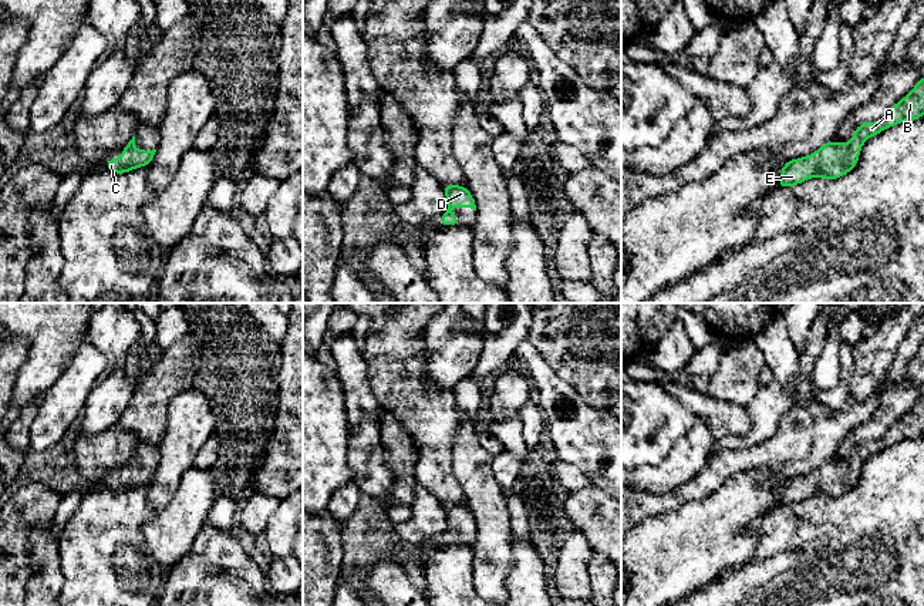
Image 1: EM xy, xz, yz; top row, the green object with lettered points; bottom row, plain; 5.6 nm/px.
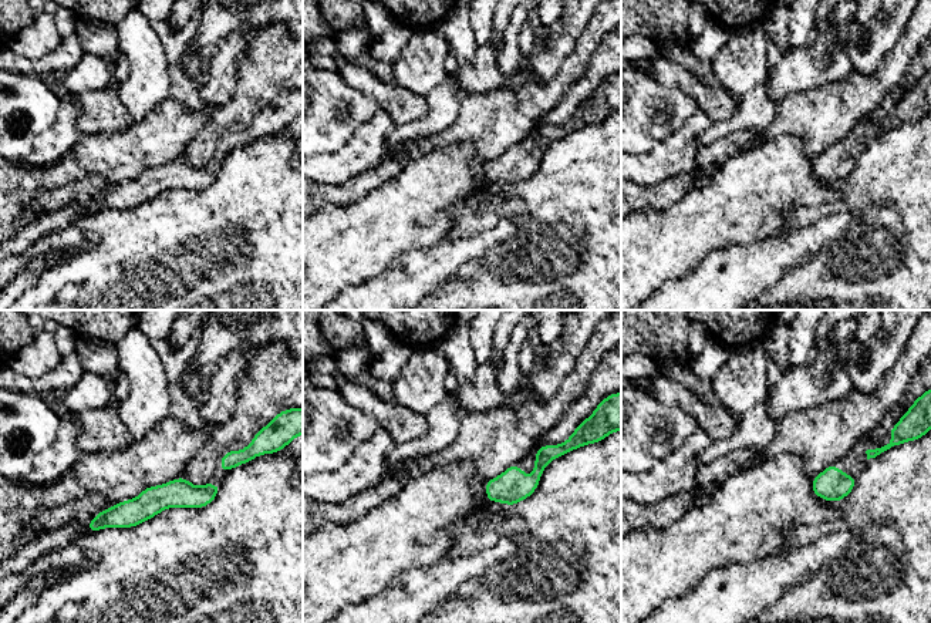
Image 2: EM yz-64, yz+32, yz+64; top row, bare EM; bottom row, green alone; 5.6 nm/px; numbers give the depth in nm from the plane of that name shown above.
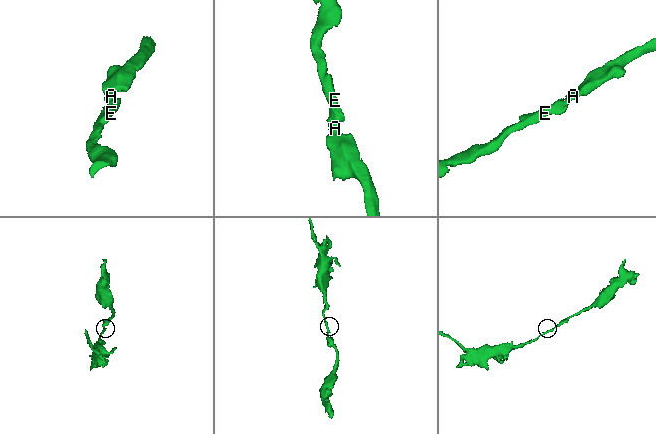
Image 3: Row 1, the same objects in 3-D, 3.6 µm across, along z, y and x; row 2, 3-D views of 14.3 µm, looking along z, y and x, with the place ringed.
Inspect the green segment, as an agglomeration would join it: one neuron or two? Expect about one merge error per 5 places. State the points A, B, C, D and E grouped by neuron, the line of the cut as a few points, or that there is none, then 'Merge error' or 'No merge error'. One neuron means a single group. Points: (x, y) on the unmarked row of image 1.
Groups: A B C D E. No split. No merge error

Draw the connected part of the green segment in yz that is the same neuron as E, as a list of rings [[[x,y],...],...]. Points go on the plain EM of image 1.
[[[924,395],[915,401],[911,411],[890,427],[883,438],[861,441],[847,462],[829,459],[810,474],[786,479],[780,488],[779,506],[790,506],[810,496],[839,498],[857,484],[860,468],[870,455],[904,440],[917,440],[923,434]]]

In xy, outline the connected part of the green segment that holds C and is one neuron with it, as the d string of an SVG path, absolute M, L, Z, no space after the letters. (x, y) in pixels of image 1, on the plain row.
M135 455L121 469L122 477L115 475L107 479L107 487L114 492L125 492L139 485L149 485L156 468L145 469L135 467Z

